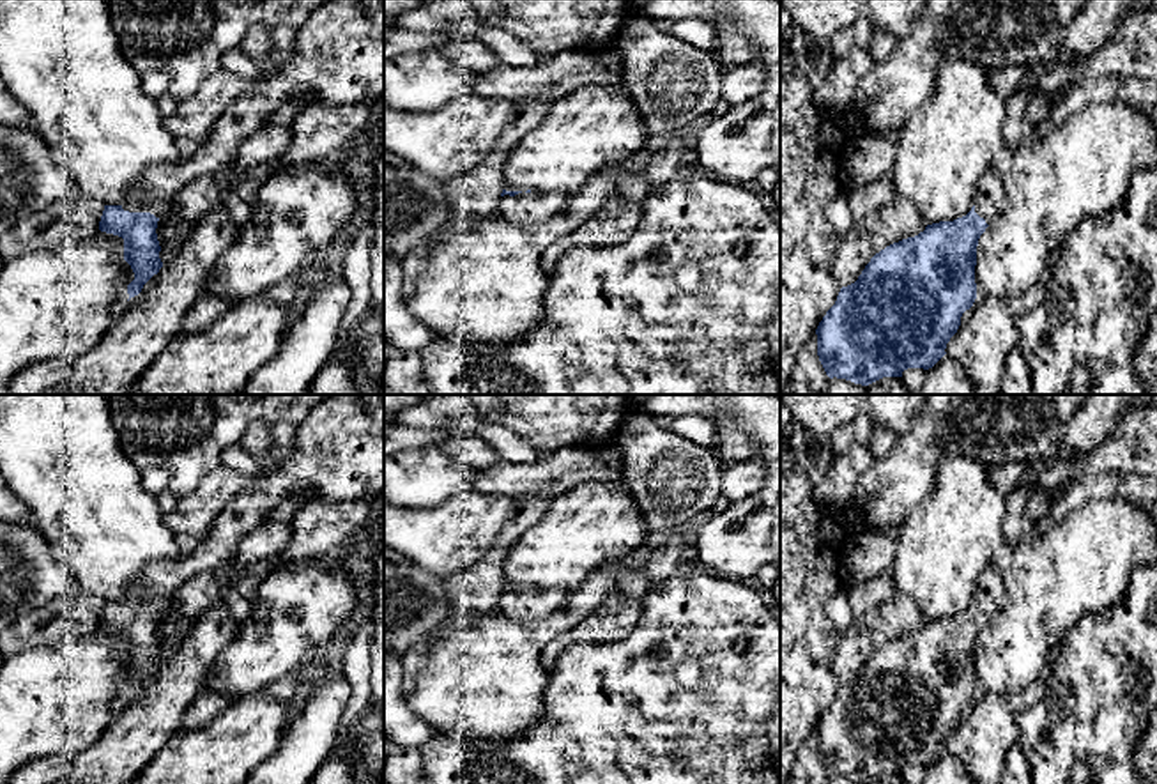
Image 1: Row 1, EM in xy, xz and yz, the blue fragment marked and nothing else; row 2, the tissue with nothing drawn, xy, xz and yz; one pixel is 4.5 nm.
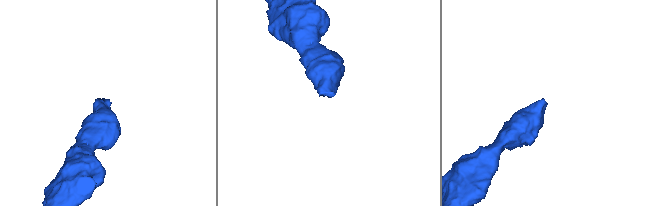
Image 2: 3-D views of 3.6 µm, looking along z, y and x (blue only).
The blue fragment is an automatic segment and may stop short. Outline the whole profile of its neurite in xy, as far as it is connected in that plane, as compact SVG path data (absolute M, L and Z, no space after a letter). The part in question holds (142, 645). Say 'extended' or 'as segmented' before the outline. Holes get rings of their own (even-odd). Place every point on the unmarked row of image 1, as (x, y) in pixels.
extended | M327 395L299 423L295 444L283 460L258 476L216 517L209 534L191 554L149 565L143 584L134 593L122 602L104 602L99 626L124 635L124 657L134 669L134 676L127 681L129 696L138 692L163 664L156 625L166 602L191 577L230 563L239 542L258 527L283 499L301 492L308 492L310 501L334 503L373 501L384 492L384 395Z

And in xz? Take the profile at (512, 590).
extended | M502 586L497 611L508 618L533 621L554 614L564 605L568 591L557 588Z

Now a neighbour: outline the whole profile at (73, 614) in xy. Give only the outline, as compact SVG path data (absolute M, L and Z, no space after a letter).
M74 588L21 616L0 635L0 655L90 635L99 626L104 602Z

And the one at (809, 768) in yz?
M814 729L808 742L794 759L789 784L828 784L828 777L830 773L817 752L817 731Z

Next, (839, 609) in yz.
M844 588L828 600L826 614L830 616L840 634L851 628L854 614L847 600L847 591Z

